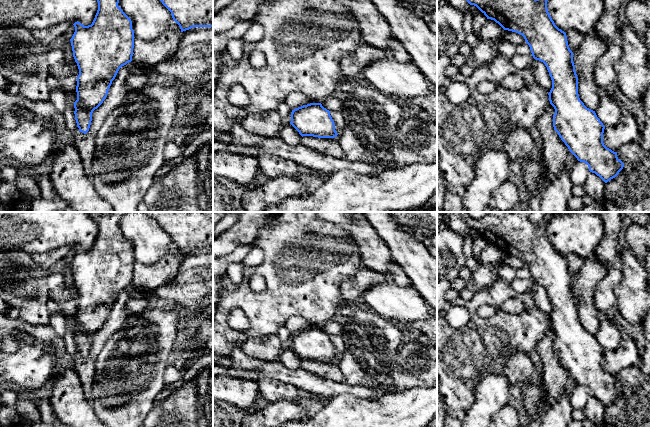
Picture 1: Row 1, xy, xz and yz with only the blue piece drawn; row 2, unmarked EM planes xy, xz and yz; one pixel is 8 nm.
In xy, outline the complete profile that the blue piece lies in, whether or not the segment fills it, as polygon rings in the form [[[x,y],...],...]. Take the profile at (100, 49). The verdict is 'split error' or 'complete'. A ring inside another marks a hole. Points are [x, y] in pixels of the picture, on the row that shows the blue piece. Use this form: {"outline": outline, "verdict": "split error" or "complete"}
{"outline": [[[97,0],[98,10],[91,25],[75,22],[75,32],[70,39],[73,57],[79,69],[77,76],[77,100],[74,114],[79,131],[89,131],[92,113],[107,97],[112,81],[119,69],[132,61],[134,30],[131,19],[118,6],[119,0]]], "verdict": "complete"}

